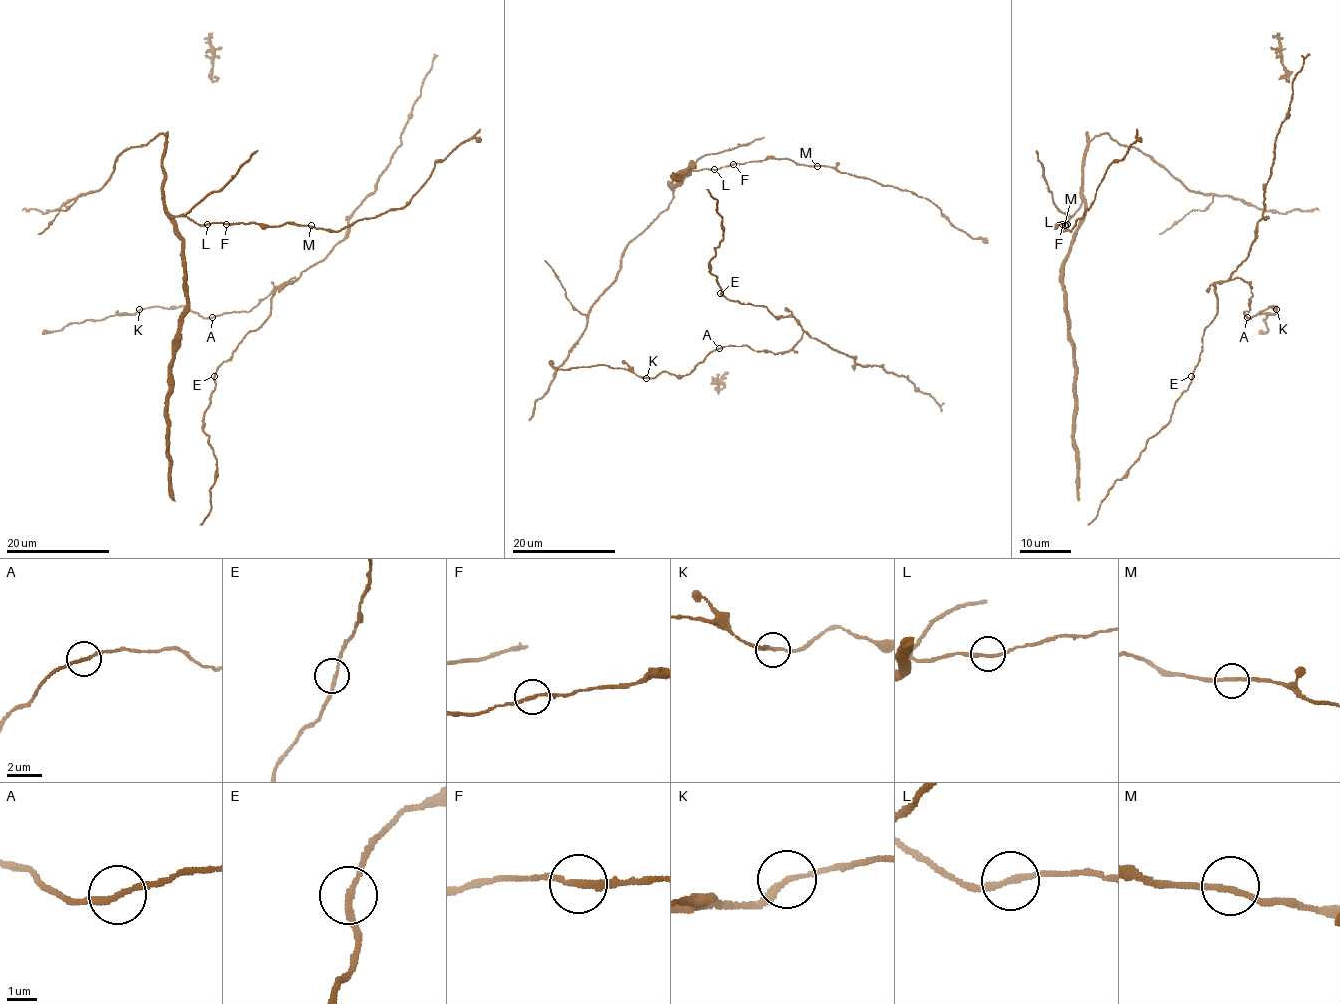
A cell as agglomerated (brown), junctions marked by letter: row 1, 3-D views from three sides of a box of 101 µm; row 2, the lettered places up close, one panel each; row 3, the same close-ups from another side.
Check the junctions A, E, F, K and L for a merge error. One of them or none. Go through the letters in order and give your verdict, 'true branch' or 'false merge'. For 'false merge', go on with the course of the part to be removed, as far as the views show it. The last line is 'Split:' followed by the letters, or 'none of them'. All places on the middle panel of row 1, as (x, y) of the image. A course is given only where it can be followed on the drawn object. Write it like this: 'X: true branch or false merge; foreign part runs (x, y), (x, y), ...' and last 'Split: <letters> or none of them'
A: true branch
E: true branch
F: true branch
K: true branch
L: true branch
Split: none of them

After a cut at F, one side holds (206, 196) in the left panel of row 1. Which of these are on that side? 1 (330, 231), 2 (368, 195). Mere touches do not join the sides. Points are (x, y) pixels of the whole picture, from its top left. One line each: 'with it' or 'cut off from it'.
1: cut off from it
2: with it

